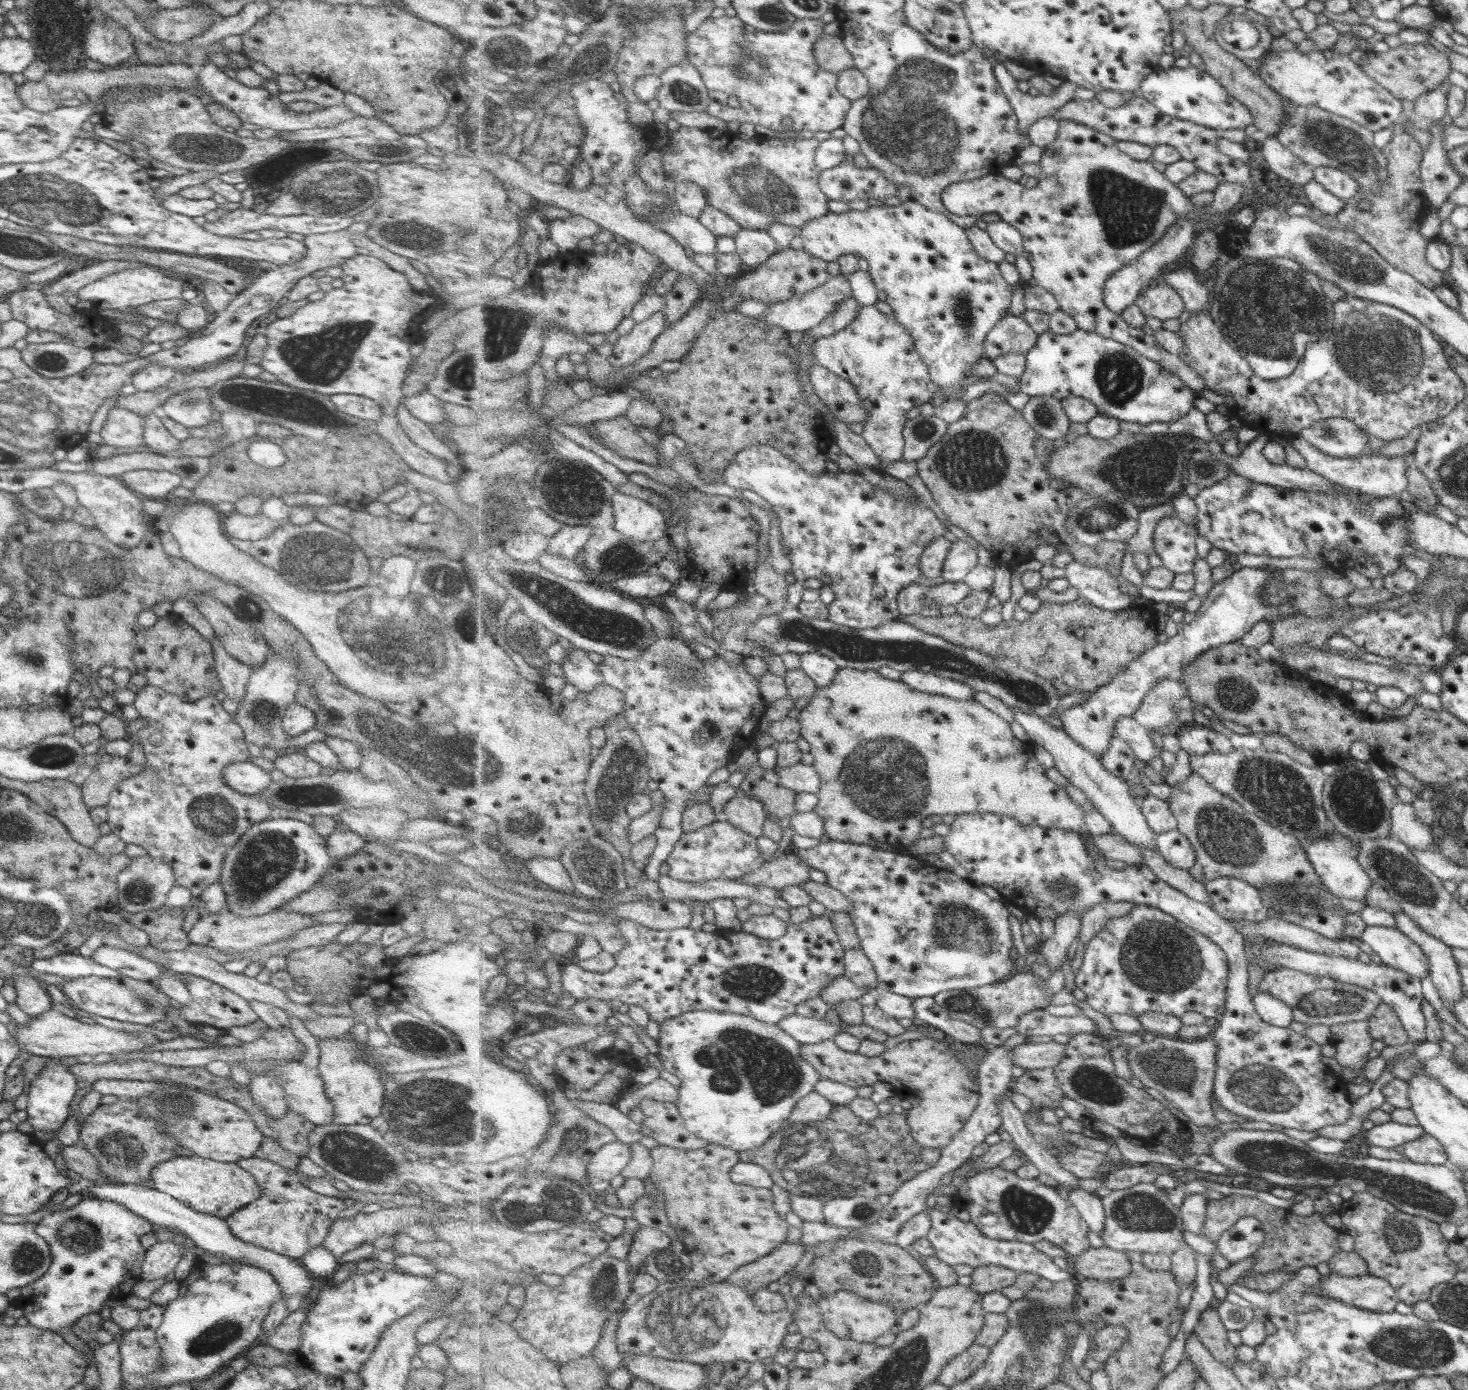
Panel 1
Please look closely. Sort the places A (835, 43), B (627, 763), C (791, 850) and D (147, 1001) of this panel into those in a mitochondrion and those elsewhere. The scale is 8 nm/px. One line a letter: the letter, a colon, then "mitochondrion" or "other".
A: other
B: mitochondrion
C: other
D: mitochondrion

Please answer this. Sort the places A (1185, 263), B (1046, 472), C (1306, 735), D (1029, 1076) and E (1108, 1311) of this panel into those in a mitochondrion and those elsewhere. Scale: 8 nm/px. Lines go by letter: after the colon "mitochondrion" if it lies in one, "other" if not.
A: other
B: other
C: other
D: other
E: other

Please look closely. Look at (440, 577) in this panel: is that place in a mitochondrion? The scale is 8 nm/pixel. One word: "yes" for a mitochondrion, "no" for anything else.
yes

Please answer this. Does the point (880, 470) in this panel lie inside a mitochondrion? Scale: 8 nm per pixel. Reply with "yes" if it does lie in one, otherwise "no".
no

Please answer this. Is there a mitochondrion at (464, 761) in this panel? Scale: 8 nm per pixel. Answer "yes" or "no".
yes

